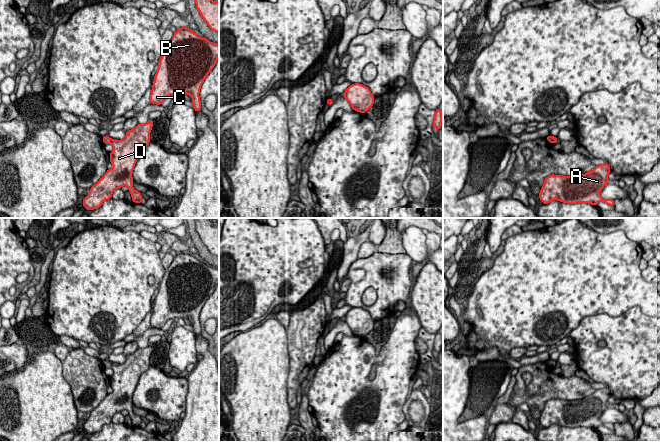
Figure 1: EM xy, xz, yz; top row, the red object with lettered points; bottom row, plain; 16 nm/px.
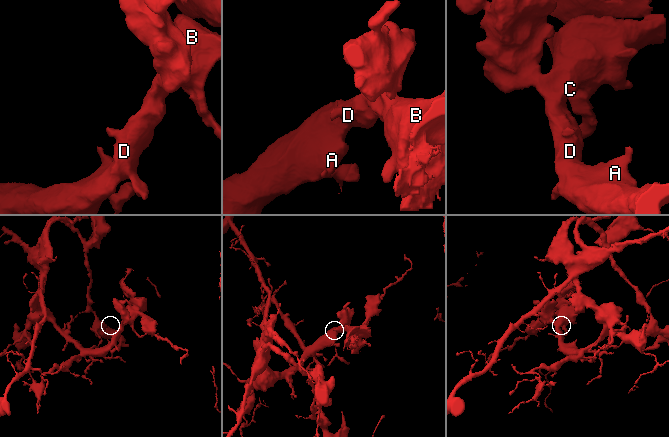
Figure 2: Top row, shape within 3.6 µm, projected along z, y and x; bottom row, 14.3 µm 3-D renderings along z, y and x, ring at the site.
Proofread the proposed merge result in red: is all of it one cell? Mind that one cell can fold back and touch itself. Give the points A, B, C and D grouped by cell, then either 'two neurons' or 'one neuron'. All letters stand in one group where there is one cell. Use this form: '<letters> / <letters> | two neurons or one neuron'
A B C D | one neuron

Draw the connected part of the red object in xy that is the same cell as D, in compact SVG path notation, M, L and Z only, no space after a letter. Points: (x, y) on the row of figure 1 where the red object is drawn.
M149 120L146 124L138 124L134 129L125 132L126 137L123 140L114 140L109 136L102 137L104 144L111 144L113 146L113 151L110 153L110 162L113 168L107 170L104 176L91 187L89 194L83 199L82 204L87 210L99 208L105 200L109 200L112 197L114 190L122 186L128 187L132 196L132 202L143 202L141 193L133 188L132 173L140 152L149 145L149 137L153 125L152 120Z

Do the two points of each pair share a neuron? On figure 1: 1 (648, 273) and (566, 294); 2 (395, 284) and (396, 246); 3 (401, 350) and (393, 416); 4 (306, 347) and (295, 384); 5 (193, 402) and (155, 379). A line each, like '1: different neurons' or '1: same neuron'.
1: different neurons
2: different neurons
3: same neuron
4: same neuron
5: different neurons

